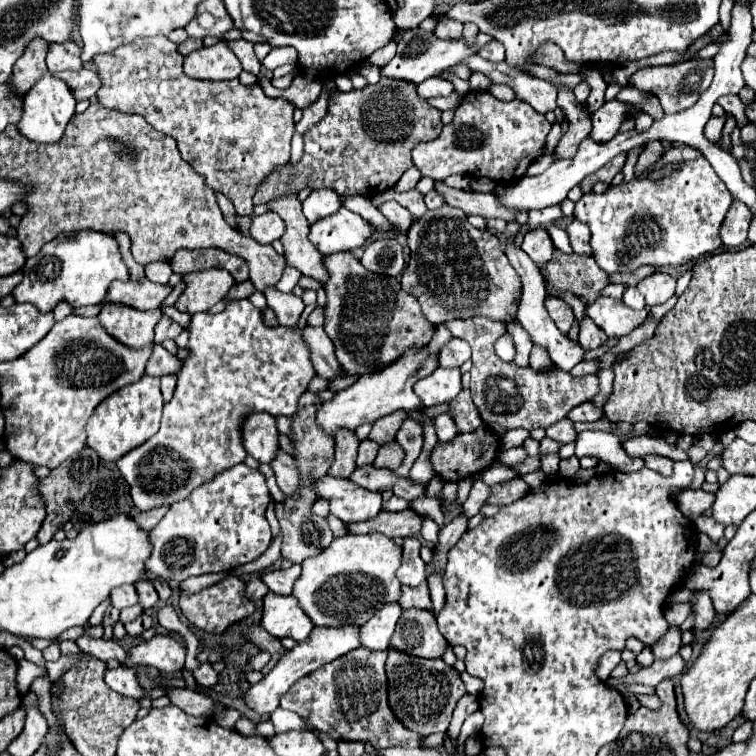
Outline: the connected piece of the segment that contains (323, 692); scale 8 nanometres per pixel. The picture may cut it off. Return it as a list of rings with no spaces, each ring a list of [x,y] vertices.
[[[358,647],[346,653],[344,657],[338,657],[336,661],[296,681],[296,685],[292,685],[292,689],[288,689],[288,693],[280,697],[280,707],[300,715],[306,721],[306,729],[328,733],[336,741],[362,741],[362,743],[372,745],[374,749],[420,747],[424,737],[410,729],[404,729],[404,725],[400,725],[400,721],[396,719],[396,715],[392,713],[388,705],[388,679],[384,671],[386,657],[388,657],[388,651],[372,651],[368,647]]]

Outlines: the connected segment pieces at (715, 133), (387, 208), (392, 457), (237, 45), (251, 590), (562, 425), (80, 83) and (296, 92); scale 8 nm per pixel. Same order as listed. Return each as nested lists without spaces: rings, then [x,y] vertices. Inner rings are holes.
[[[711,116],[704,128],[705,137],[713,143],[718,142],[722,137],[722,130],[725,125],[725,122],[726,122],[725,116],[721,117]]]
[[[386,201],[386,203],[382,203],[378,209],[380,209],[380,213],[382,213],[392,225],[396,225],[402,233],[406,233],[406,231],[410,229],[410,225],[412,225],[412,215],[410,215],[410,211],[404,209],[400,203],[396,203],[396,201]]]
[[[392,441],[392,443],[386,443],[386,445],[380,447],[378,457],[374,459],[372,465],[378,467],[378,469],[392,469],[392,471],[394,471],[394,469],[400,467],[402,459],[404,459],[402,447],[400,447],[396,441]]]
[[[240,39],[240,41],[228,41],[228,47],[234,51],[234,55],[240,59],[244,71],[250,71],[252,75],[260,75],[260,69],[262,69],[262,63],[256,59],[254,55],[254,49],[252,49],[252,43]]]
[[[252,575],[252,579],[246,583],[246,595],[252,601],[260,601],[270,589],[264,585],[264,581],[260,579],[260,575]]]
[[[564,419],[564,421],[558,421],[556,425],[548,427],[546,429],[546,437],[566,445],[566,443],[572,443],[578,437],[578,433],[574,431],[574,423],[570,419]]]
[[[80,69],[80,71],[62,71],[62,73],[54,73],[54,77],[60,77],[72,91],[76,101],[82,99],[90,99],[92,95],[96,95],[96,91],[100,89],[100,77],[90,71],[90,69]]]
[[[296,75],[292,85],[284,90],[275,88],[272,85],[272,80],[266,77],[259,79],[258,84],[268,97],[286,99],[296,109],[306,109],[308,105],[312,105],[320,97],[320,91],[322,91],[322,85],[308,75]]]

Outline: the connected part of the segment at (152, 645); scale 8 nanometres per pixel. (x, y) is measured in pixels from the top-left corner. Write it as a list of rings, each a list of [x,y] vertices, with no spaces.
[[[154,635],[150,641],[140,641],[132,649],[128,649],[126,665],[148,665],[156,667],[166,675],[172,675],[184,669],[184,659],[186,649],[182,649],[182,645],[176,639],[172,639],[170,635]]]

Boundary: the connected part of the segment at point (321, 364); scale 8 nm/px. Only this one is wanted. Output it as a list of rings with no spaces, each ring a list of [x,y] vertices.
[[[306,327],[304,339],[312,351],[312,363],[316,373],[324,379],[342,377],[342,369],[340,363],[336,361],[333,342],[328,339],[323,327]]]

